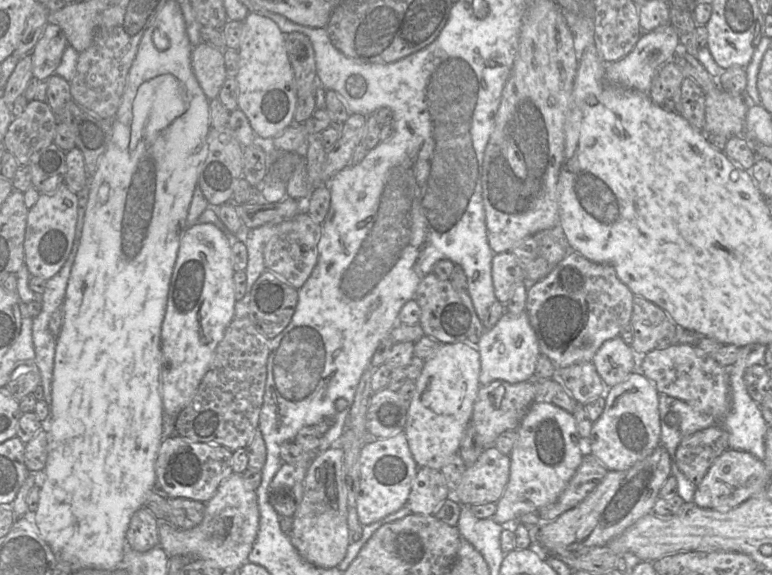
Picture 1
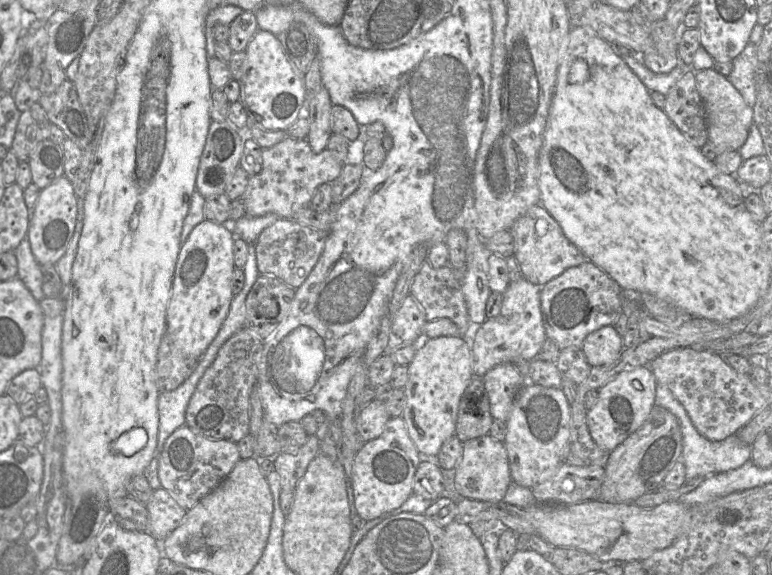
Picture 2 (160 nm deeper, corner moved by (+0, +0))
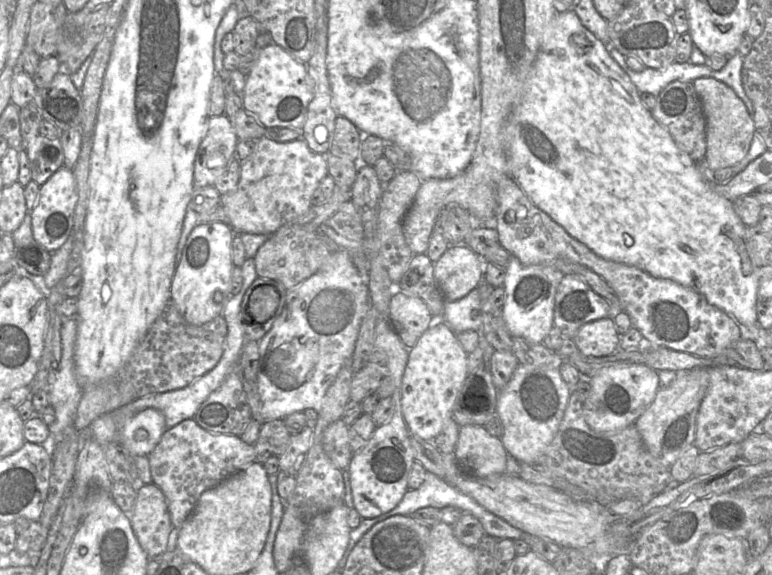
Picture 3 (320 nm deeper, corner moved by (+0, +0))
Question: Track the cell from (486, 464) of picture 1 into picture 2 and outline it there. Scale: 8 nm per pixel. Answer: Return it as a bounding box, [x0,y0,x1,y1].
[453,434,510,503]

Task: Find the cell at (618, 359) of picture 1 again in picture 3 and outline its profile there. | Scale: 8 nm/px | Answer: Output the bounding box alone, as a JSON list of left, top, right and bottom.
[573,317,620,357]

